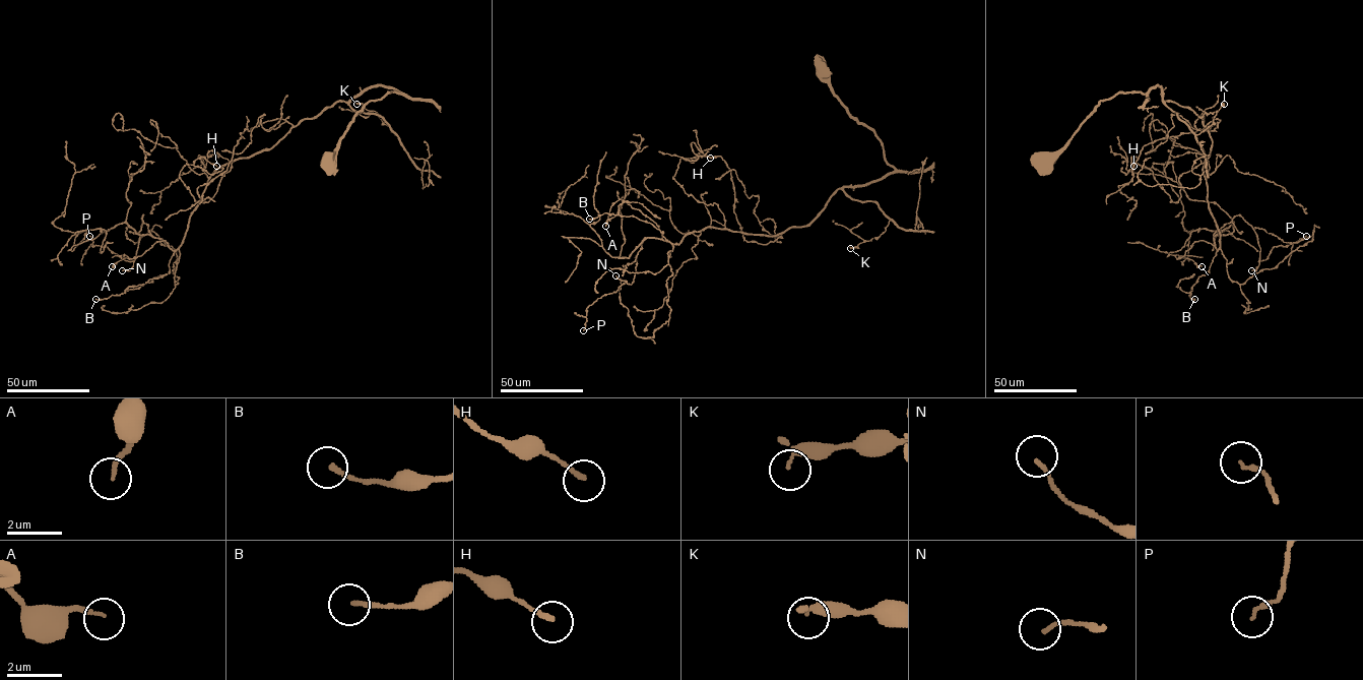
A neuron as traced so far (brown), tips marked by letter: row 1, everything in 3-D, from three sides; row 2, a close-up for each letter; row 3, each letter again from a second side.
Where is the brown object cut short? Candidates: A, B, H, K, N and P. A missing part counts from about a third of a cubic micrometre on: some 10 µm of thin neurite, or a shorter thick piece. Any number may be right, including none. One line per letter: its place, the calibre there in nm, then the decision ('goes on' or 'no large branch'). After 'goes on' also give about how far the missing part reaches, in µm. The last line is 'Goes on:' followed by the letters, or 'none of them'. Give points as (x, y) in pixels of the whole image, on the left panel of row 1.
A: (112, 266) | 120 nm | no large branch
B: (95, 299) | 160 nm | no large branch
H: (216, 166) | 160 nm | no large branch
K: (357, 104) | 140 nm | no large branch
N: (122, 270) | 120 nm | goes on | 25 µm
P: (89, 236) | 140 nm | no large branch
Goes on: N

